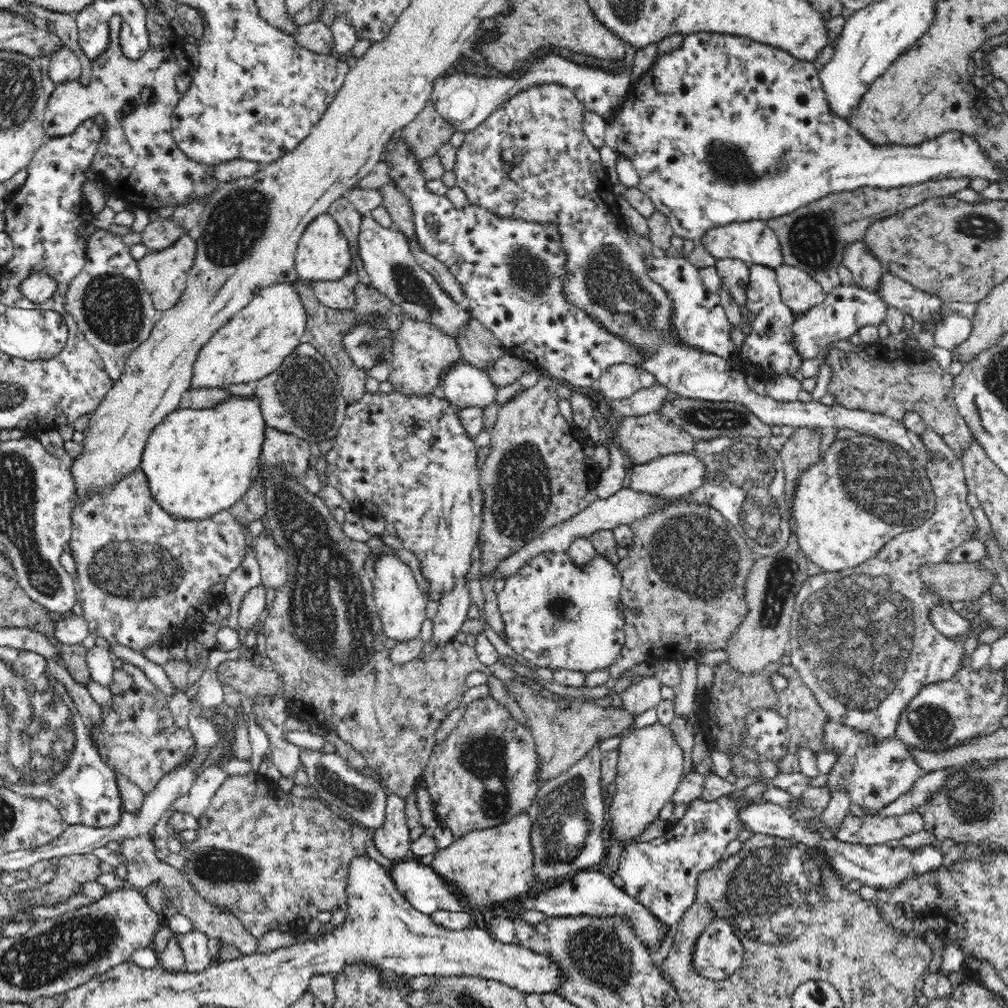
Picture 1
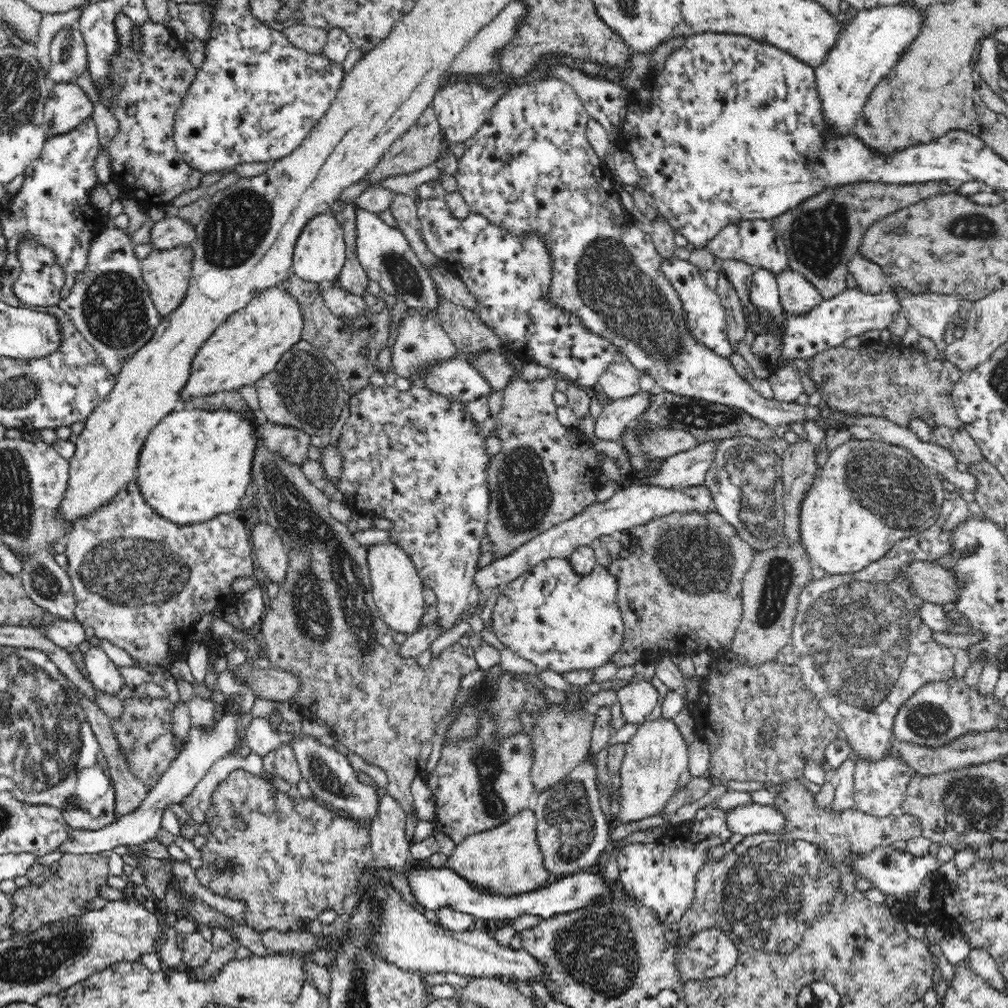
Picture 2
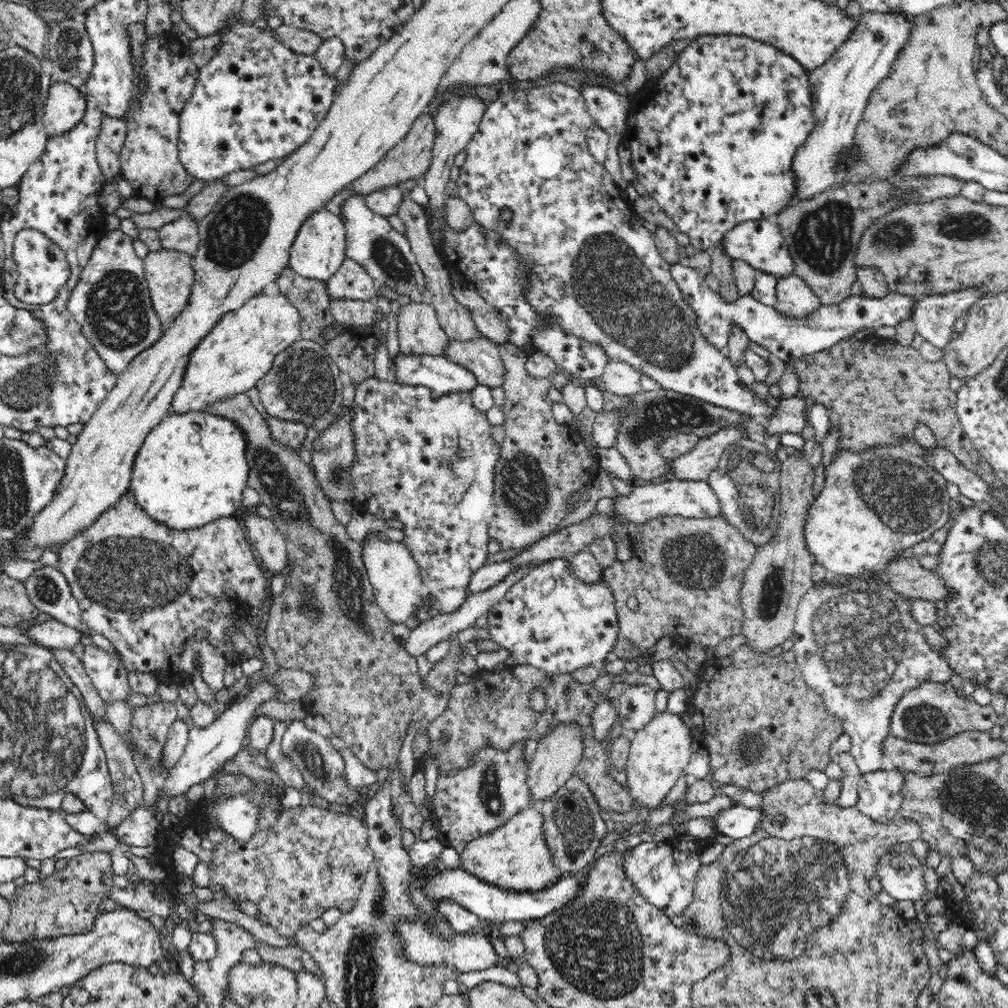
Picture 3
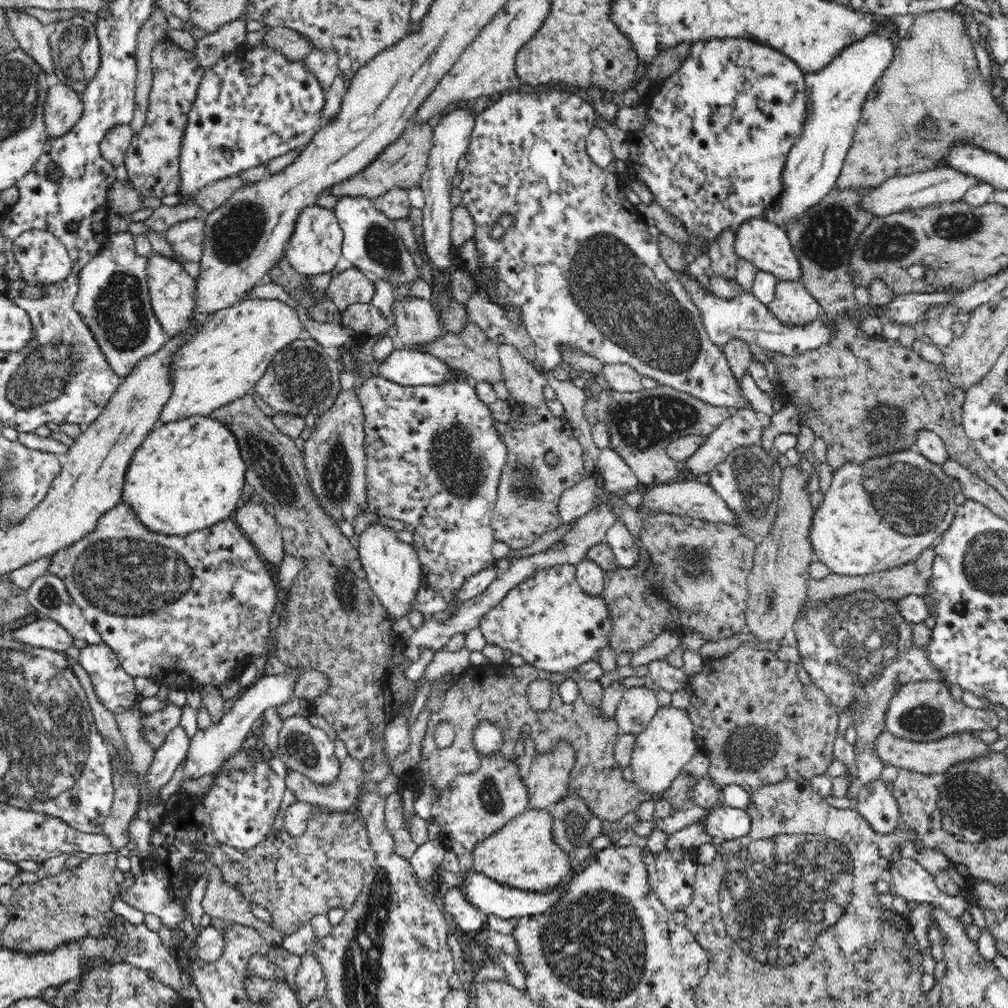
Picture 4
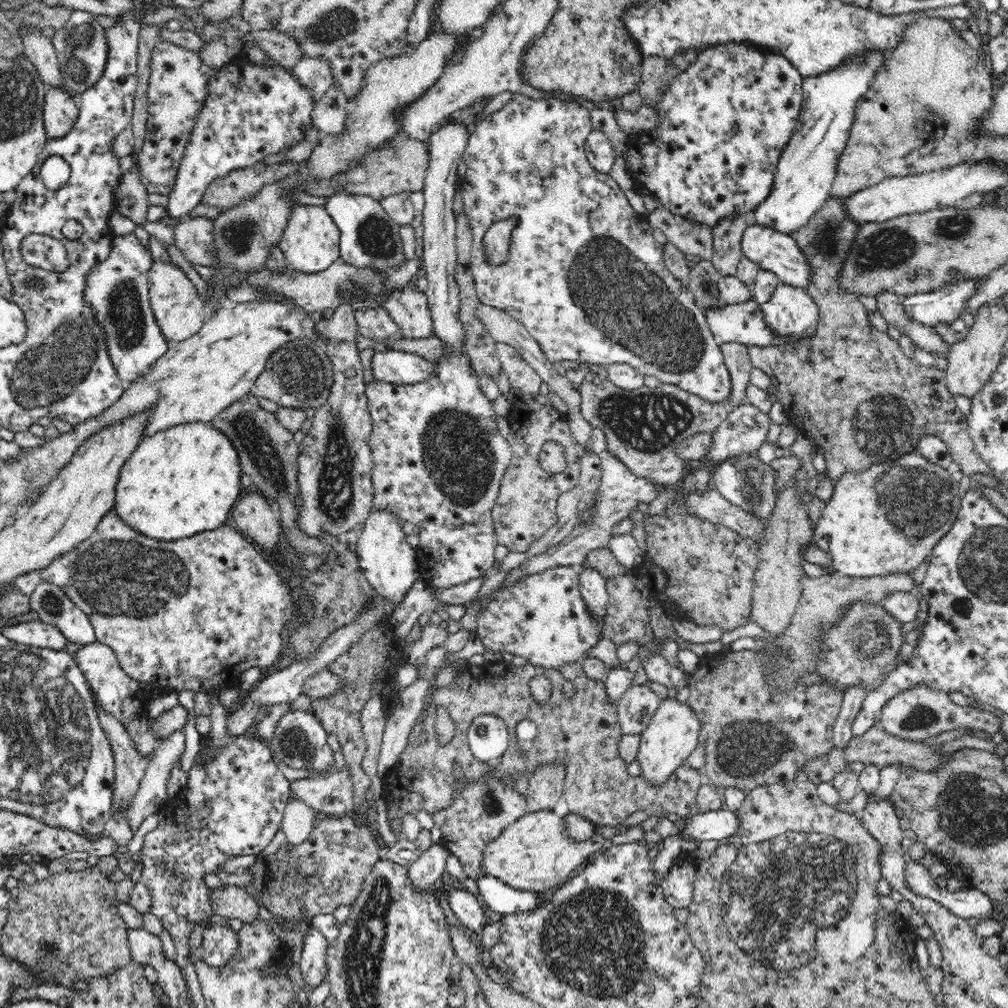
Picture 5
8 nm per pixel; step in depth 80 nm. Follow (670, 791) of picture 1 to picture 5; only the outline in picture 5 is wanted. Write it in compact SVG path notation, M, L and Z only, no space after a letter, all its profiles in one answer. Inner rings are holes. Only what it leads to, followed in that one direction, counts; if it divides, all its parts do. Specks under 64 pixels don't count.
M676 698L660 701L646 730L641 732L637 754L641 774L652 784L664 782L696 750L699 745L700 727L701 721L687 702L682 703Z

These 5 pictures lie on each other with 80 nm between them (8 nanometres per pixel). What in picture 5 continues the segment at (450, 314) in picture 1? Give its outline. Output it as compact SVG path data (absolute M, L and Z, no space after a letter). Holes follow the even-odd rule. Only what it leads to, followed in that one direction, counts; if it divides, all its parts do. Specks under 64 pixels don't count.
M338 190L324 199L324 208L340 229L339 256L345 262L354 266L373 266L390 273L404 264L401 226L391 218L380 200L368 195L350 194L345 190Z

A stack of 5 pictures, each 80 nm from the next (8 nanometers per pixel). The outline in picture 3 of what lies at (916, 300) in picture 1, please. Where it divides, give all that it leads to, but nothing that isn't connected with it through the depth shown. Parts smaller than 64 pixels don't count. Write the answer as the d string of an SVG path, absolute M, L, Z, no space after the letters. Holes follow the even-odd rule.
M977 286L945 295L923 295L915 304L912 320L917 333L943 349L952 339L952 326L986 293Z

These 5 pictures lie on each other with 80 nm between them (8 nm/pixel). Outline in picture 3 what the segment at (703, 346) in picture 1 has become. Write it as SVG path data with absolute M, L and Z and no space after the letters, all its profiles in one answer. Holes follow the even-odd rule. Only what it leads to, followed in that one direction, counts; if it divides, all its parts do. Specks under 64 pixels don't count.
M671 265L671 273L682 296L696 311L700 332L706 340L718 350L726 348L731 330L740 327L751 342L762 345L772 355L785 362L814 355L822 350L829 350L840 340L853 336L862 328L880 328L880 326L896 326L906 318L912 318L915 304L920 296L908 296L900 293L890 293L884 298L868 298L860 295L850 295L835 305L820 305L806 318L790 319L780 315L772 306L758 302L751 294L739 296L735 301L725 301L720 293L712 291L704 278L700 277L692 267Z

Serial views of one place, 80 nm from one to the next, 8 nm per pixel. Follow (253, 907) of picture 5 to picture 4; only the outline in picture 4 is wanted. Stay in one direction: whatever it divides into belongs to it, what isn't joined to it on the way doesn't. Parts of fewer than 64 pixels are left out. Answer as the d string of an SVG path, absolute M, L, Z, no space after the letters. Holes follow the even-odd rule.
M208 860L204 864L209 880L202 900L204 913L234 924L251 926L274 946L282 946L282 934L279 930L254 916L252 902L244 898L238 889L224 881L221 870L213 866L212 861Z

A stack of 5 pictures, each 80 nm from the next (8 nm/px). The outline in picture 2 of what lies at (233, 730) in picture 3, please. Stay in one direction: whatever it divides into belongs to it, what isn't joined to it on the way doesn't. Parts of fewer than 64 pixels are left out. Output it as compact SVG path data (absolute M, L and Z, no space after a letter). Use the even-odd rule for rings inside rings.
M227 706L219 714L217 721L212 726L206 727L205 730L192 725L184 746L166 769L166 772L160 777L160 780L148 789L149 793L146 798L134 812L119 816L112 824L100 830L72 829L70 839L66 844L62 844L59 850L65 853L86 856L112 851L118 846L143 845L157 840L158 831L161 828L162 810L168 808L171 804L181 802L184 797L187 797L196 784L206 776L207 770L210 770L210 767L219 758L237 752L238 747L236 746L240 742L238 724L242 715L244 715L242 711Z

